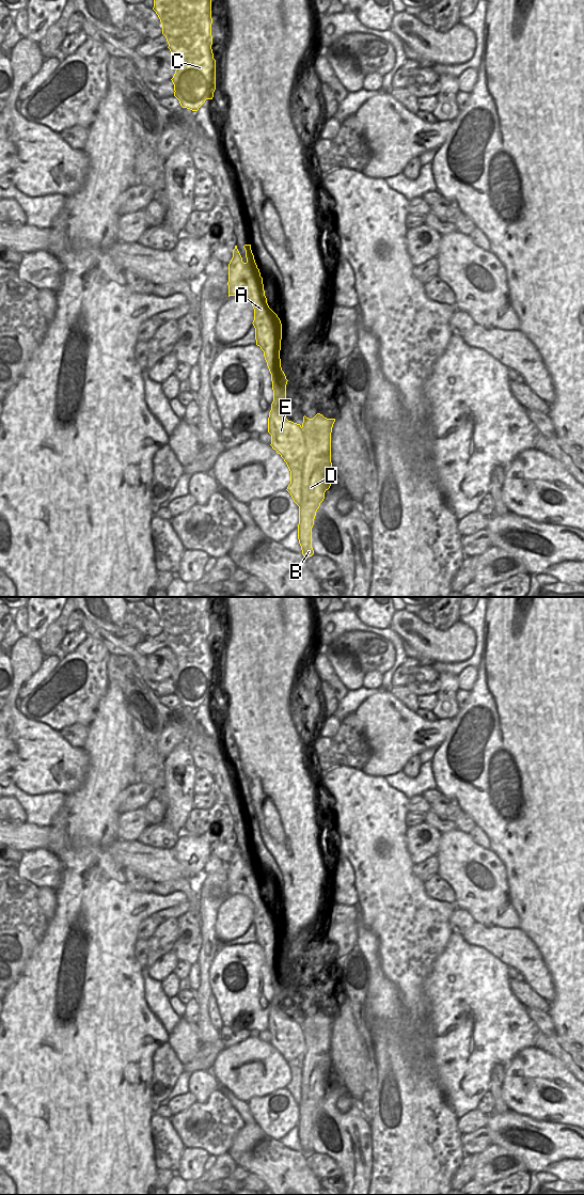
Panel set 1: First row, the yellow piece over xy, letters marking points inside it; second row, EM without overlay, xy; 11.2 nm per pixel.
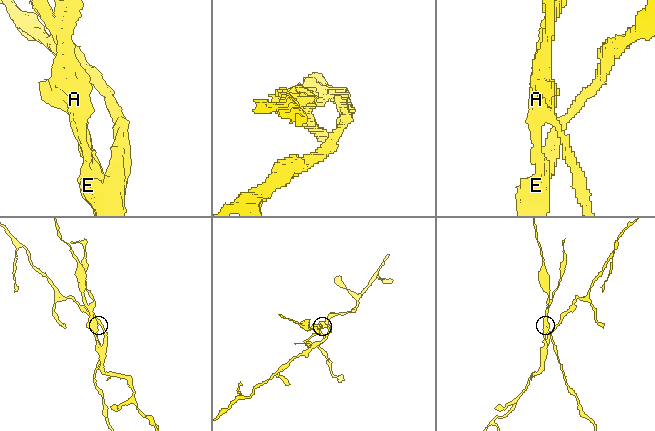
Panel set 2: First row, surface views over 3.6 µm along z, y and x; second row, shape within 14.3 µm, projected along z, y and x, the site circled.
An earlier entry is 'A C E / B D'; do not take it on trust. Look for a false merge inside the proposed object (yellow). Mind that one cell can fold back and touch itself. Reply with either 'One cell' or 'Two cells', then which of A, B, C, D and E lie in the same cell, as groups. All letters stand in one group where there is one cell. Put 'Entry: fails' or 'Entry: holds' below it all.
Two cells. Groups: A C E / B D.
Entry: holds

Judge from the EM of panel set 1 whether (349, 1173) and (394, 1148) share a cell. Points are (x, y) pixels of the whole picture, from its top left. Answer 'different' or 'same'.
different

